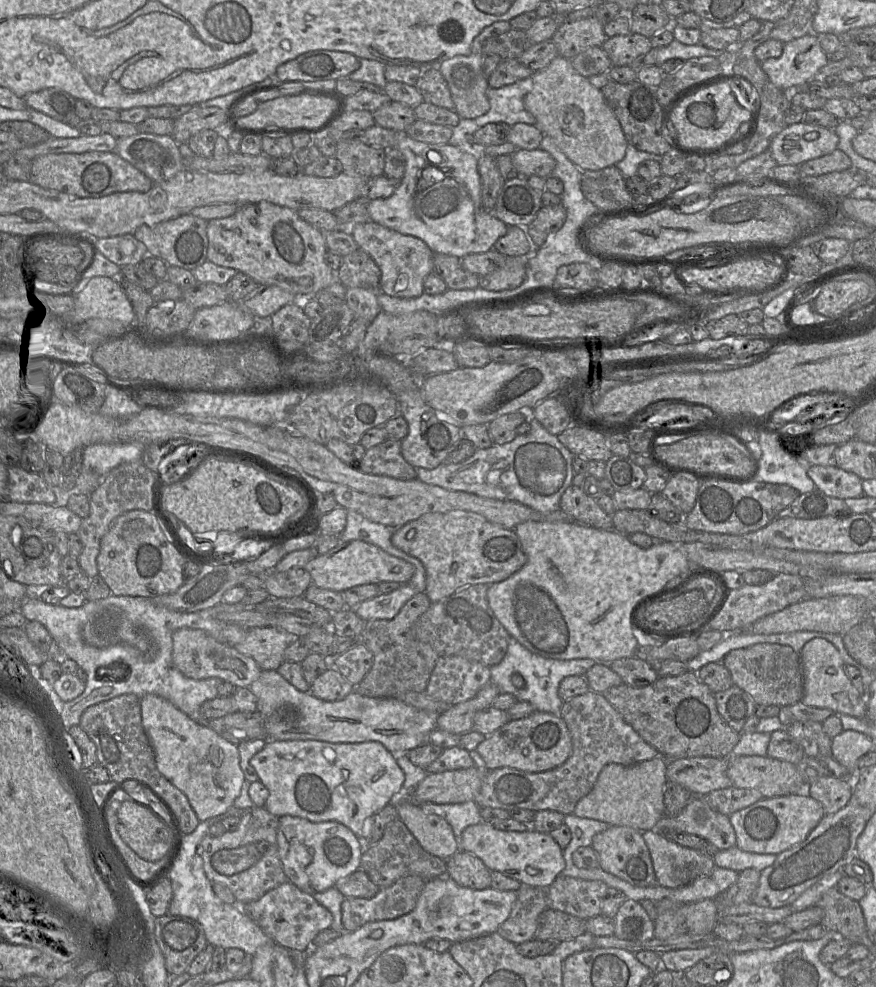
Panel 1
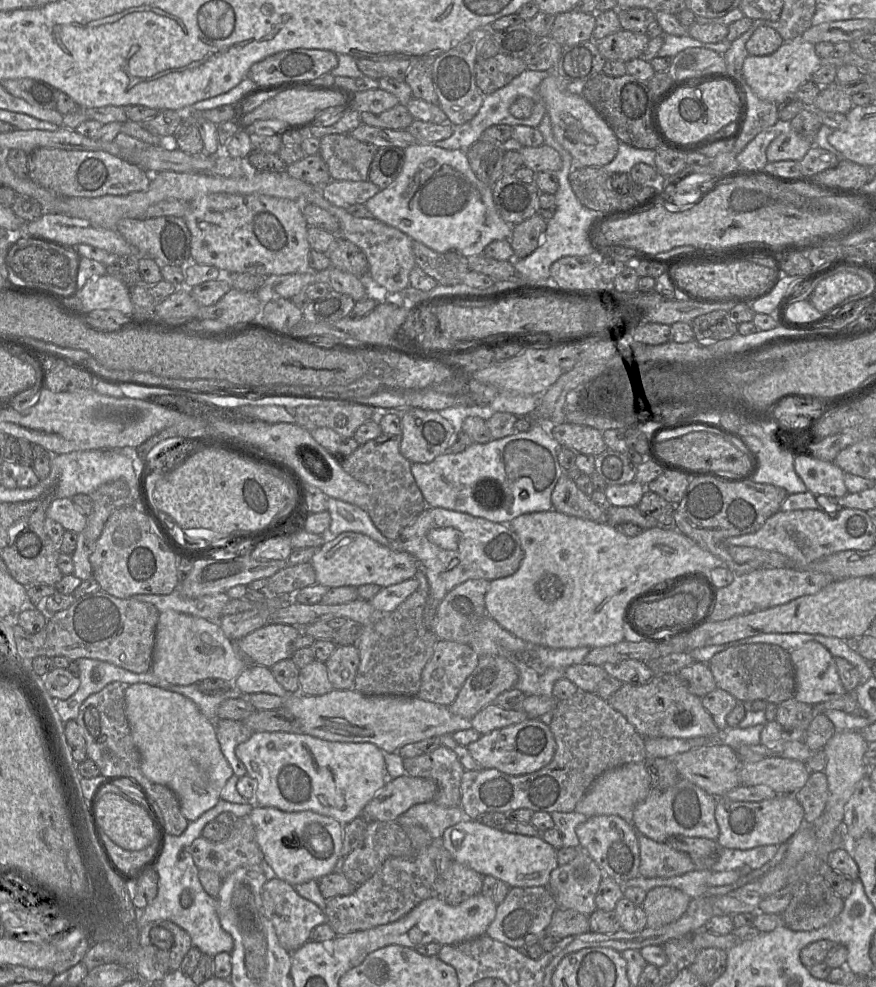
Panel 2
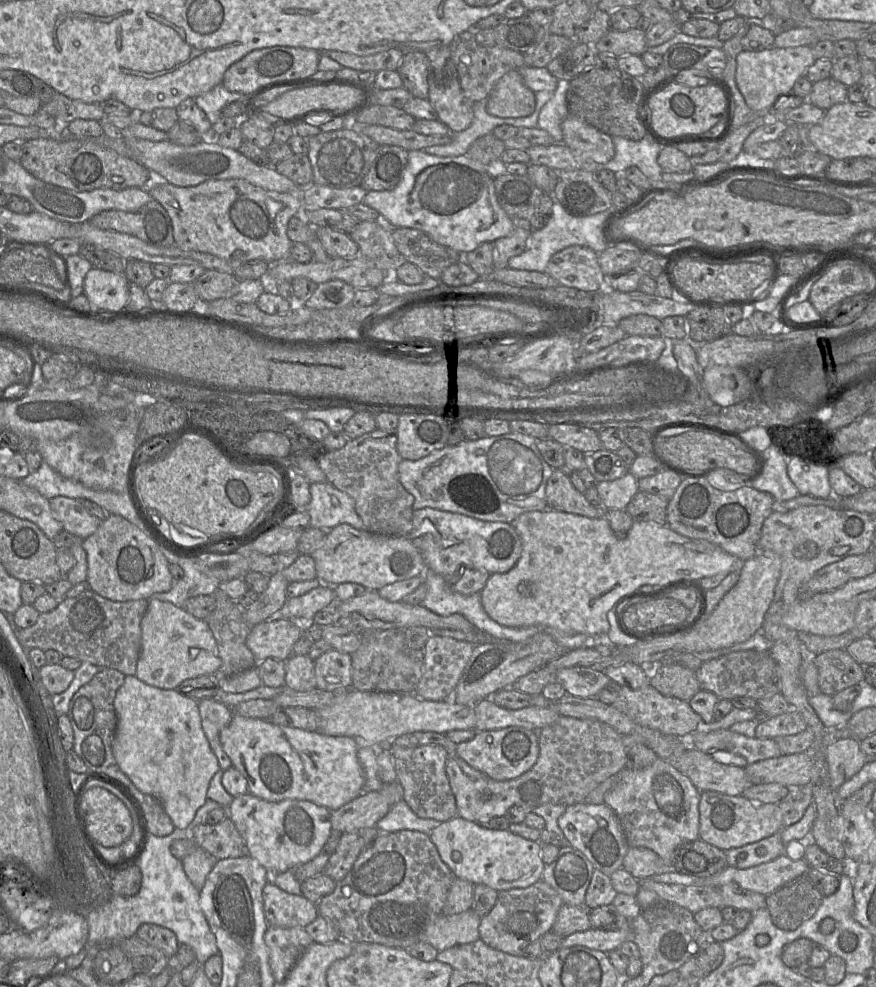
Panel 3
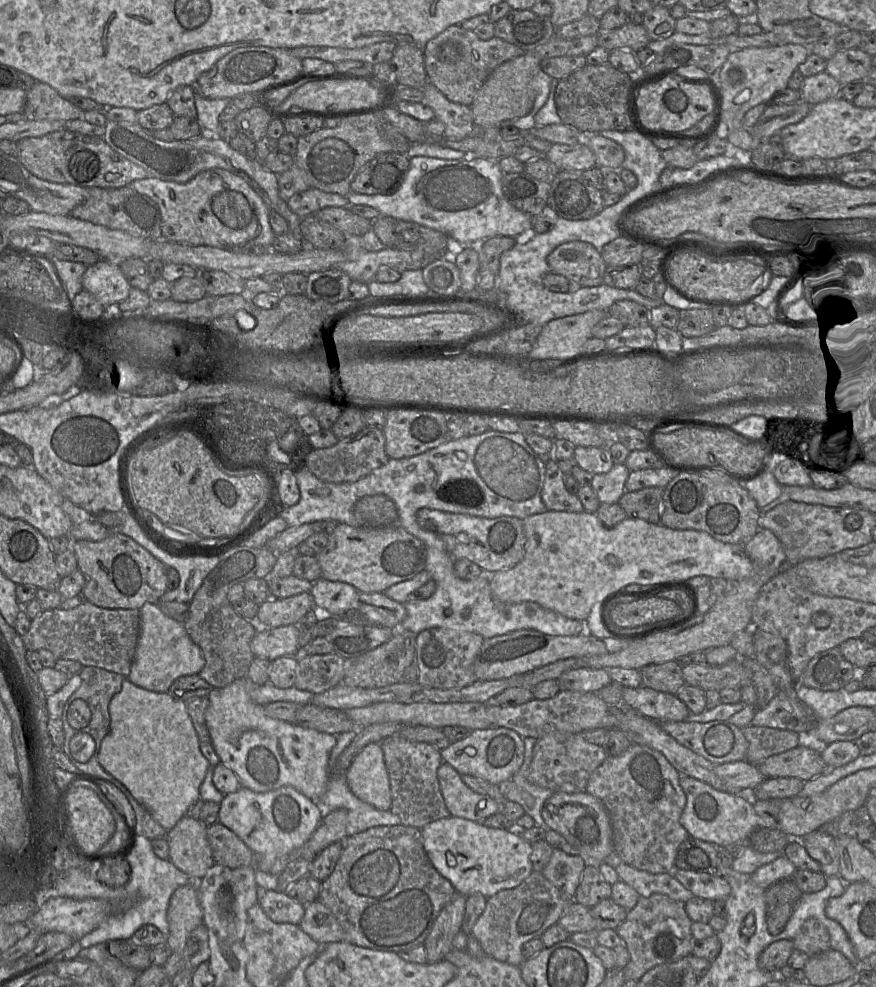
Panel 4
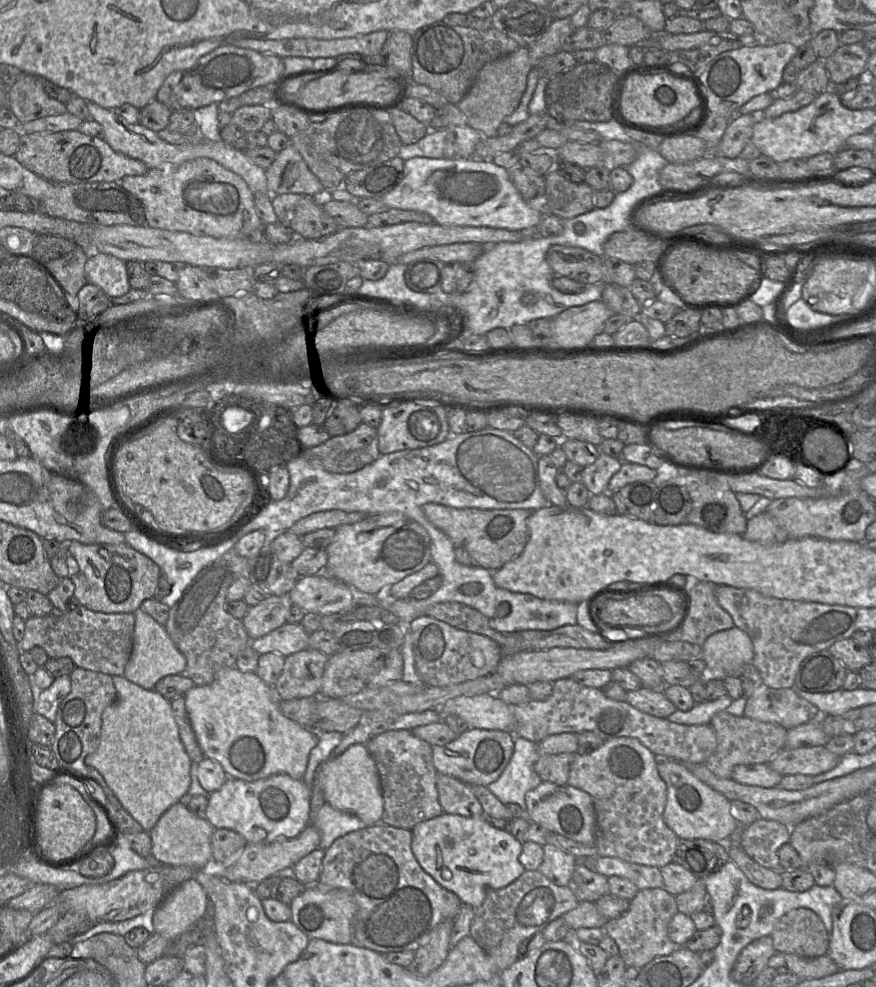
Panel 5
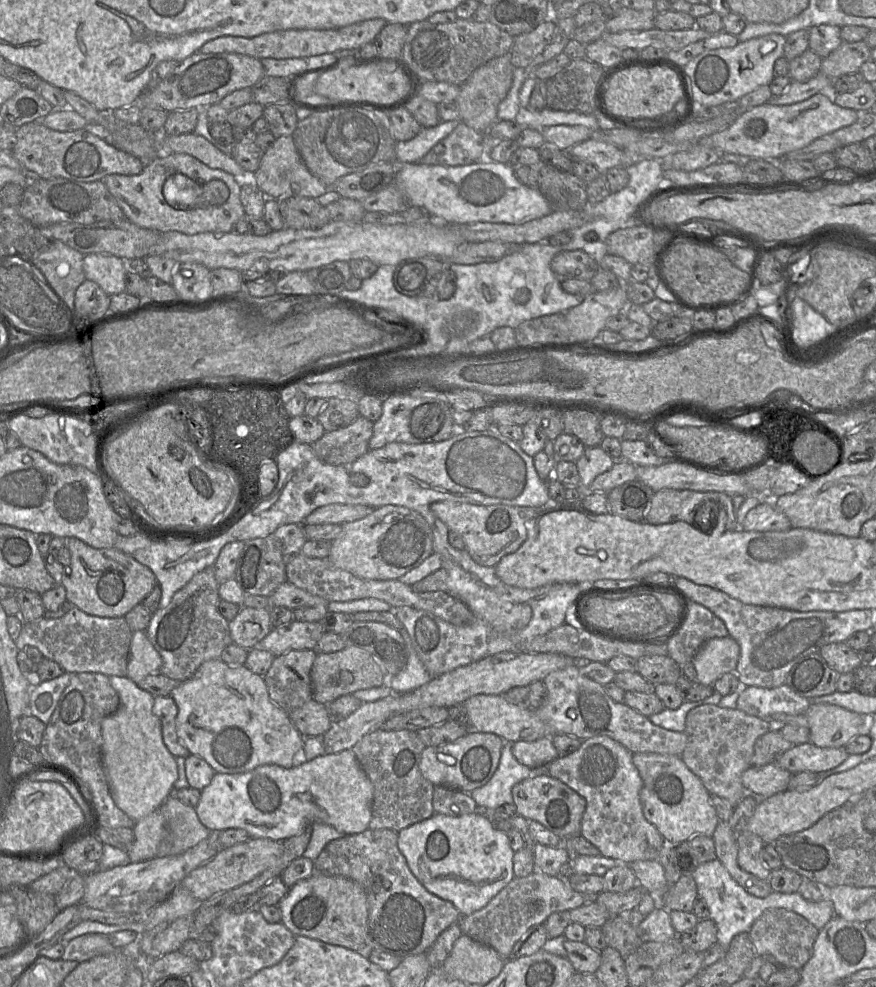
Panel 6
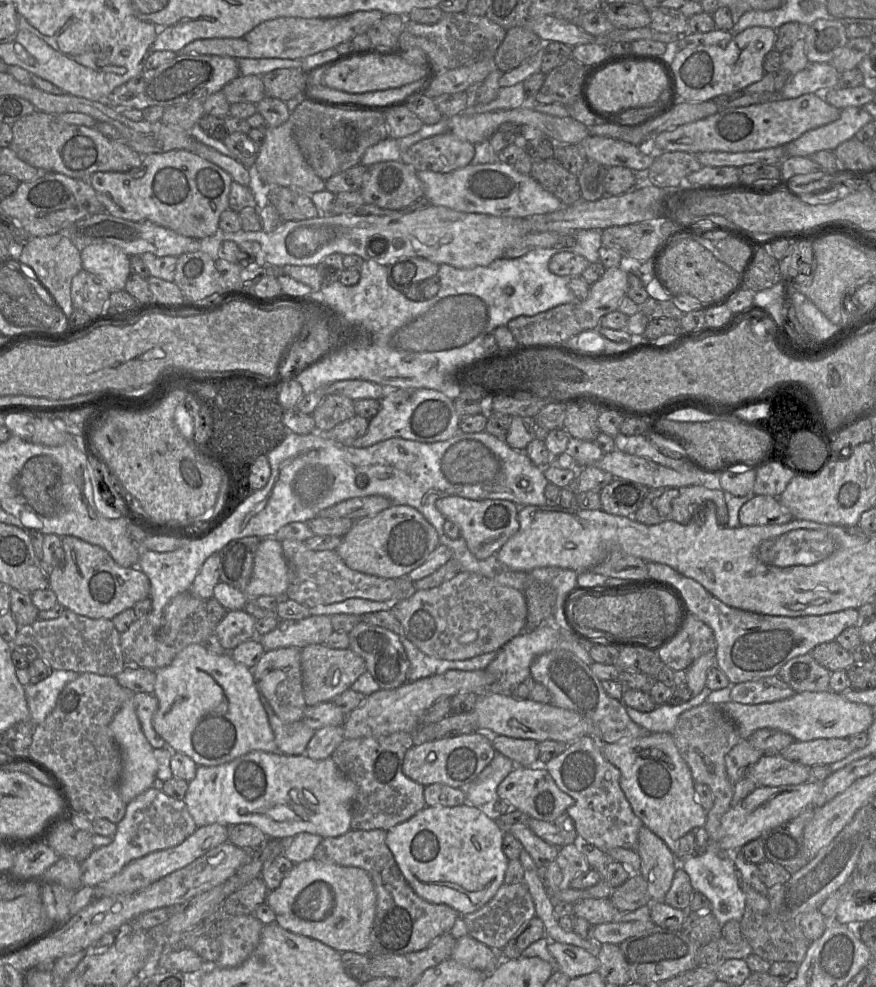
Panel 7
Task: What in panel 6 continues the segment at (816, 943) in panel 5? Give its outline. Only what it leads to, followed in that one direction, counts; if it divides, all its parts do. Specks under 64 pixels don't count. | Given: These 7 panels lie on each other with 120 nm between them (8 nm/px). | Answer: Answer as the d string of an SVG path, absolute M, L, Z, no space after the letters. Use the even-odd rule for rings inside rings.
M770 908L754 921L748 934L758 956L773 956L776 963L800 970L812 956L819 931L807 919L793 911Z

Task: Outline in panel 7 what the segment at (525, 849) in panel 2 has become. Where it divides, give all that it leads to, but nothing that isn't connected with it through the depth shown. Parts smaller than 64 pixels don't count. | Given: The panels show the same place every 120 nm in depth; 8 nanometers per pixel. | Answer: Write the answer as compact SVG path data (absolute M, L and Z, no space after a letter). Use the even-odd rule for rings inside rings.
M464 804L456 807L425 807L409 820L394 826L387 831L386 844L392 852L397 865L399 866L405 879L416 892L418 896L433 904L445 904L455 909L460 917L464 917L476 912L487 904L497 893L499 888L504 884L505 872L509 860L503 852L503 839L505 833L497 826L495 821L490 819L478 807Z

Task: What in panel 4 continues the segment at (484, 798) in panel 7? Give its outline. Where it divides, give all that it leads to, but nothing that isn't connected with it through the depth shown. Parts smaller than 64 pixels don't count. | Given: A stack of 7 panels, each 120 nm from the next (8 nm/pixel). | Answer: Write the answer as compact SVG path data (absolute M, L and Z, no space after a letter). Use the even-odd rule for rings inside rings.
M523 739L525 743L523 764L510 780L498 784L498 786L507 801L516 802L522 806L525 814L533 818L535 826L548 828L542 818L541 812L544 803L553 792L550 789L534 785L528 781L536 739Z

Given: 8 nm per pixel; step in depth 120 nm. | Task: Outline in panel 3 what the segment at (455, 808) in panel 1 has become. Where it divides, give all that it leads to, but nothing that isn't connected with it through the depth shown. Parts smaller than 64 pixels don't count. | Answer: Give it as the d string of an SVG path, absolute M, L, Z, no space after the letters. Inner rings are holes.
M401 800L394 804L388 813L380 819L376 827L380 831L397 832L401 830L414 830L429 834L440 825L440 821L418 817L410 807Z

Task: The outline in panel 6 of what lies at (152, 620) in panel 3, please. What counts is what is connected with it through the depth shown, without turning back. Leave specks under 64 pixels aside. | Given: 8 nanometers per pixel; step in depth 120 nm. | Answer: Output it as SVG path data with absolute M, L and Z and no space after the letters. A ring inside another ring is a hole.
M145 630L133 632L127 663L127 675L136 684L151 674L161 674L162 658L149 641Z

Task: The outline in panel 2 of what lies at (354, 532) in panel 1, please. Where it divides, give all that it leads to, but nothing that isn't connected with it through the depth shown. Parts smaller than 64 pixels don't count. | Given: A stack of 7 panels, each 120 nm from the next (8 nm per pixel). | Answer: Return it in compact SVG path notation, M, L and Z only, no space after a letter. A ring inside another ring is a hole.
M329 497L326 511L330 513L331 522L327 531L322 534L324 543L343 532L358 532L392 550L402 551L395 540L387 539L376 528L368 513L359 506Z

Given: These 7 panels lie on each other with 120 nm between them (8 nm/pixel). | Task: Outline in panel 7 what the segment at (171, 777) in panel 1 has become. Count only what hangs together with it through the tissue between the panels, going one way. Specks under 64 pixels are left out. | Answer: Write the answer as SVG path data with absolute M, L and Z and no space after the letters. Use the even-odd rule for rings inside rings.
M133 696L128 697L116 712L110 723L110 730L121 752L120 794L123 802L127 804L147 789L158 784L158 761L154 755L154 747L142 731Z

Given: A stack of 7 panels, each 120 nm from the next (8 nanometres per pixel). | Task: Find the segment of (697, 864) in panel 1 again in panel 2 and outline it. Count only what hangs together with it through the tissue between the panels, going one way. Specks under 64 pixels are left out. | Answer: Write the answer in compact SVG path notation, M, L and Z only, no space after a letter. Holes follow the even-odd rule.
M637 833L640 866L639 876L645 878L669 878L695 870L691 858L670 847L666 842L656 842Z

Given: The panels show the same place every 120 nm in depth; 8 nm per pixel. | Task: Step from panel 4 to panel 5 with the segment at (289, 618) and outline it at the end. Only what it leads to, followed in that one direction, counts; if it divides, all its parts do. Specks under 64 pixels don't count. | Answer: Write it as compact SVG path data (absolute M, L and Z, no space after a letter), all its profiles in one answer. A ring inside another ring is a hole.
M267 596L255 606L249 606L241 620L250 638L260 638L287 622L293 603L288 596Z

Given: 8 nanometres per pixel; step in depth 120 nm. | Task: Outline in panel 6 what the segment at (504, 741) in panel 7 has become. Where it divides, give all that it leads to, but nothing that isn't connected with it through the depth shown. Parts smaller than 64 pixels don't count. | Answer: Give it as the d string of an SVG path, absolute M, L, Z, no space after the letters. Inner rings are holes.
M544 737L536 741L518 741L512 746L515 759L532 770L547 768L547 765L558 758L558 753L551 737Z

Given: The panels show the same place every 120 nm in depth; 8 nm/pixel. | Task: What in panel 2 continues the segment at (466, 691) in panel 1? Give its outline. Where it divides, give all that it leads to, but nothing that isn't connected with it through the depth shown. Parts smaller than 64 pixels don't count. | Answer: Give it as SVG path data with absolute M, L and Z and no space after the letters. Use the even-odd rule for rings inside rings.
M438 640L432 657L425 665L416 697L432 703L450 706L457 697L467 677L477 666L479 656L467 644Z

